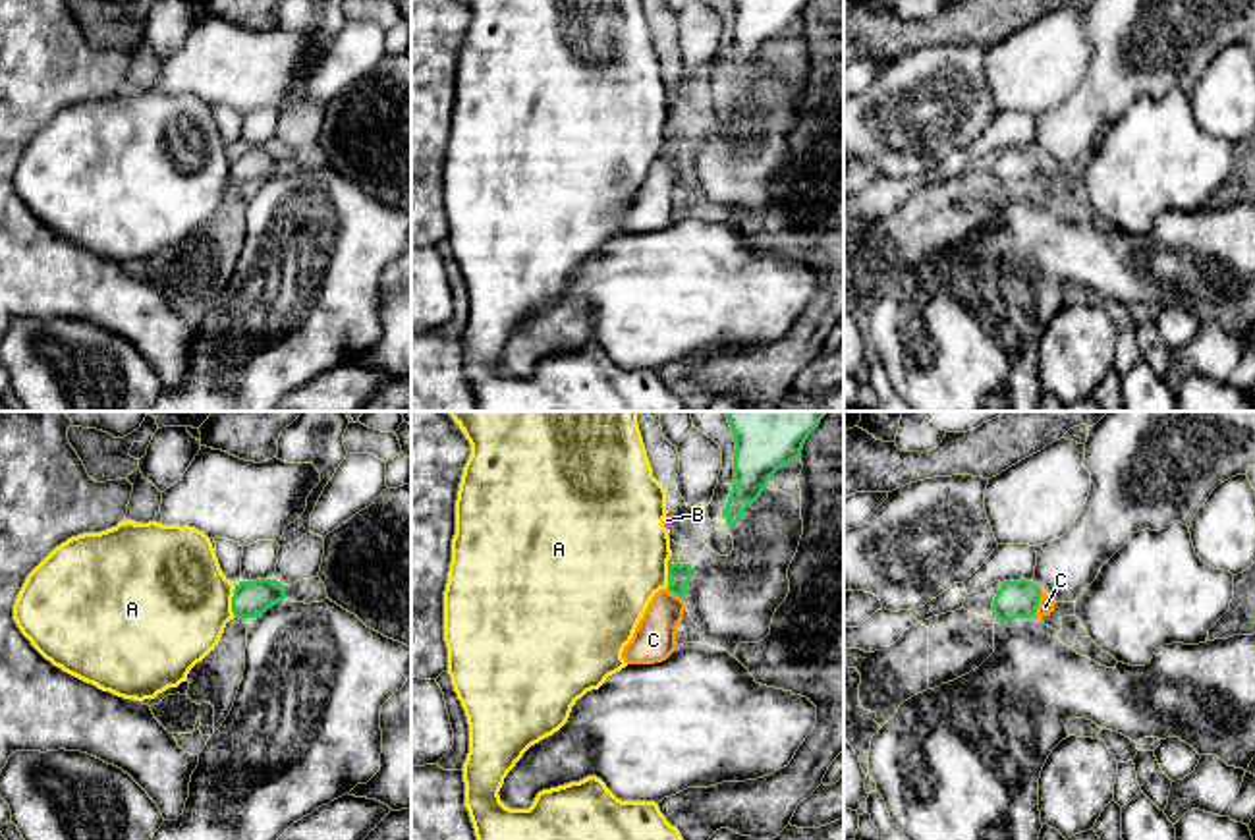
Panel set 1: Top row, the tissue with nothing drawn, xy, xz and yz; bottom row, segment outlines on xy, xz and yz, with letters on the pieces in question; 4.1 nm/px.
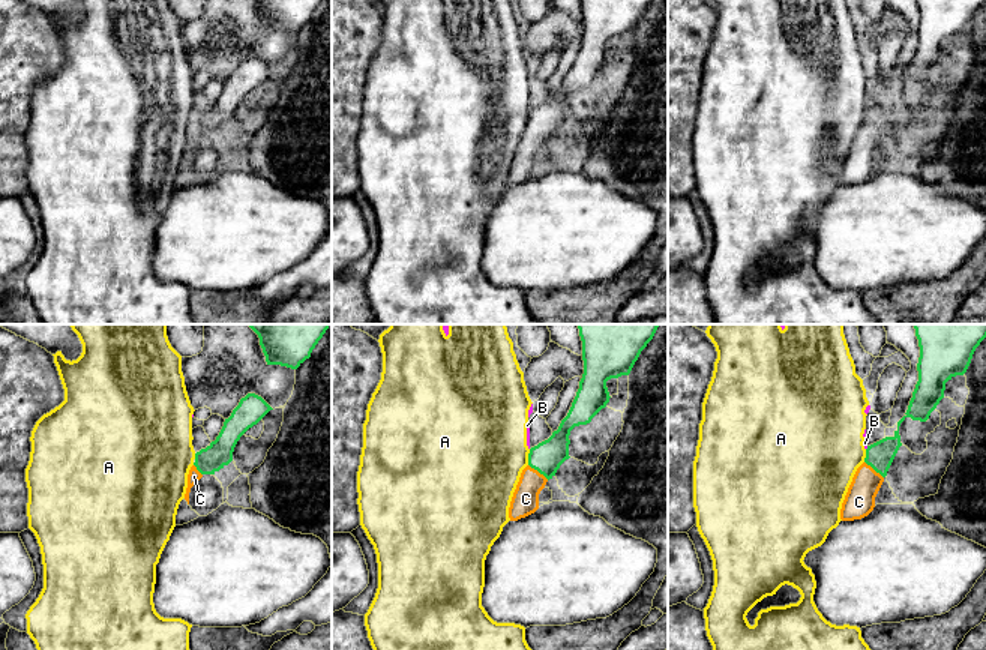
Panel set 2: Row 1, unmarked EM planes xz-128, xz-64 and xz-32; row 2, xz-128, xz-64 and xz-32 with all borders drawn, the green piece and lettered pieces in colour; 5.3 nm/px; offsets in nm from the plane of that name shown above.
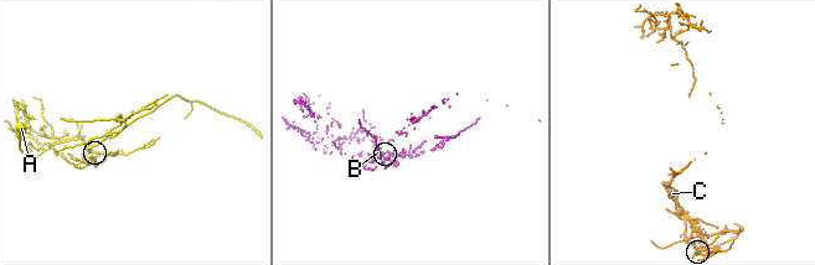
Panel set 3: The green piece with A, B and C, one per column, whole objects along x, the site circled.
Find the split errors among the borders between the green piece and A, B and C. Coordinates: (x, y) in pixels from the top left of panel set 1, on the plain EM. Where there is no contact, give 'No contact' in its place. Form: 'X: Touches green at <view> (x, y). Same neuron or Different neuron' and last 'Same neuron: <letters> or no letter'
A: Touches green at xy (232, 170). Different neuron
B: Touches green at xz (670, 134). Different neuron
C: Touches green at yz (1037, 170). Same neuron
Same neuron: C

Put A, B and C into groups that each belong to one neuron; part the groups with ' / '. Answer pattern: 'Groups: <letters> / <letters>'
Groups: A B / C

